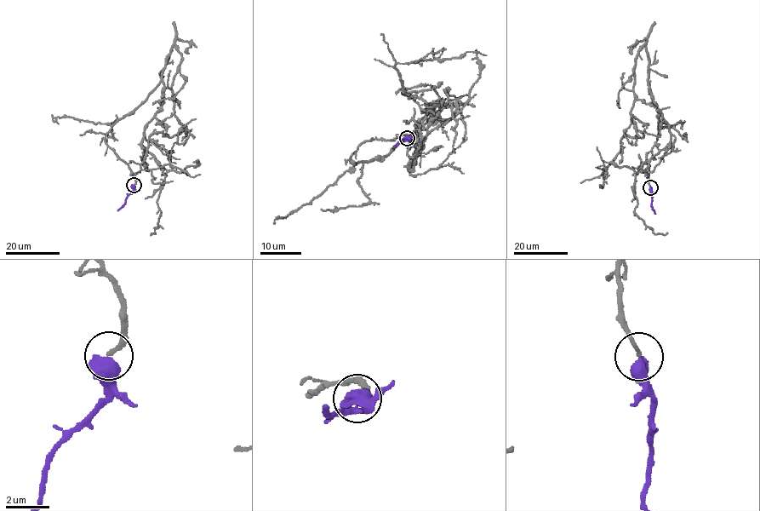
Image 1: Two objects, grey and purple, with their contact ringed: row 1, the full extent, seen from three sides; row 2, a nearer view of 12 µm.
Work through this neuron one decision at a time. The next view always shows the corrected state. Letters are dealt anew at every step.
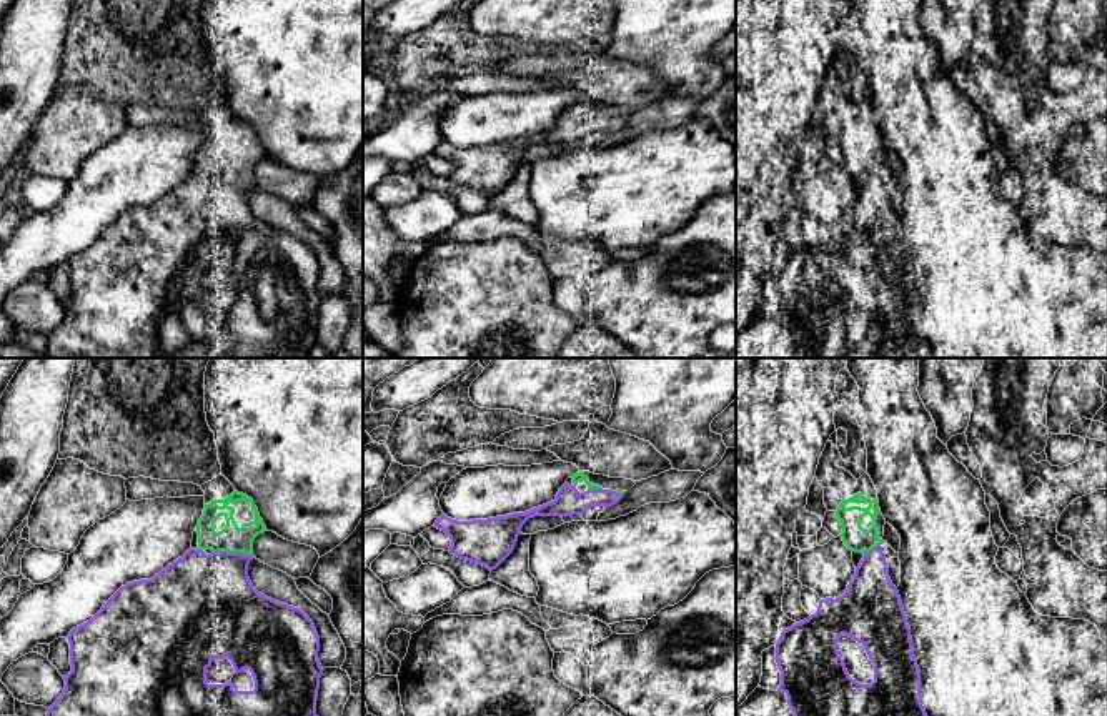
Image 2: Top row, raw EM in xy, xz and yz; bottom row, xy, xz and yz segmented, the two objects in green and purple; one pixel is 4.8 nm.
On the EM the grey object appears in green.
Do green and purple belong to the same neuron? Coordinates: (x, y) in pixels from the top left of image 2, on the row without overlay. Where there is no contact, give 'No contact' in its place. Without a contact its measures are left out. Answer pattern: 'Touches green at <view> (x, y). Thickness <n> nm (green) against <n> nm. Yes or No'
Touches green at xy (233, 178). Thickness 130 nm (green) against 420 nm. Yes

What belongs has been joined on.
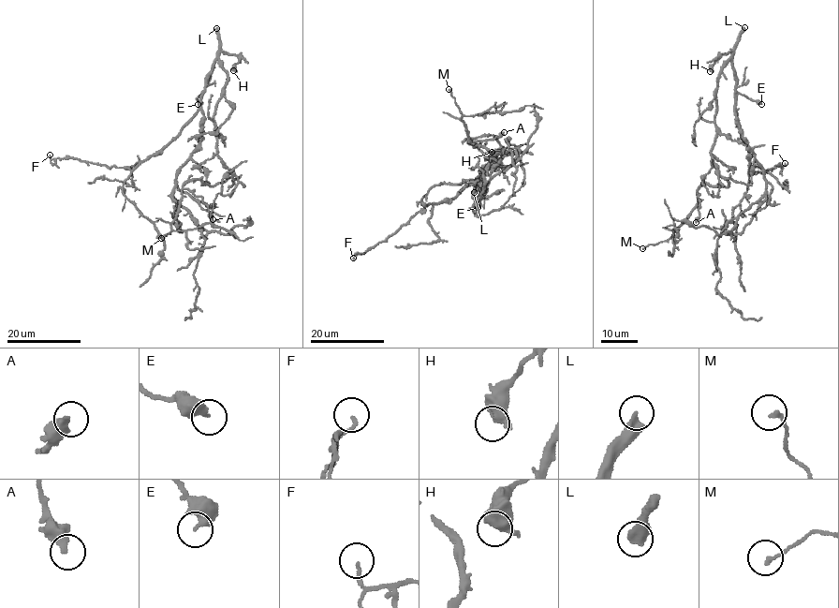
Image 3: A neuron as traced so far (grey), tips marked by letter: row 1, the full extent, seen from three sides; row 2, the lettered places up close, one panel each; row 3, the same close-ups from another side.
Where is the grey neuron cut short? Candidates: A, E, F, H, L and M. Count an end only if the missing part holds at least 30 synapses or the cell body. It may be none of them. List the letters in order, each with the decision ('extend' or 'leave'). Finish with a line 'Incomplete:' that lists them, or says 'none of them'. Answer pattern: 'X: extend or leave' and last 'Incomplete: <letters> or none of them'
A: leave
E: leave
F: leave
H: leave
L: extend
M: leave
Incomplete: L

